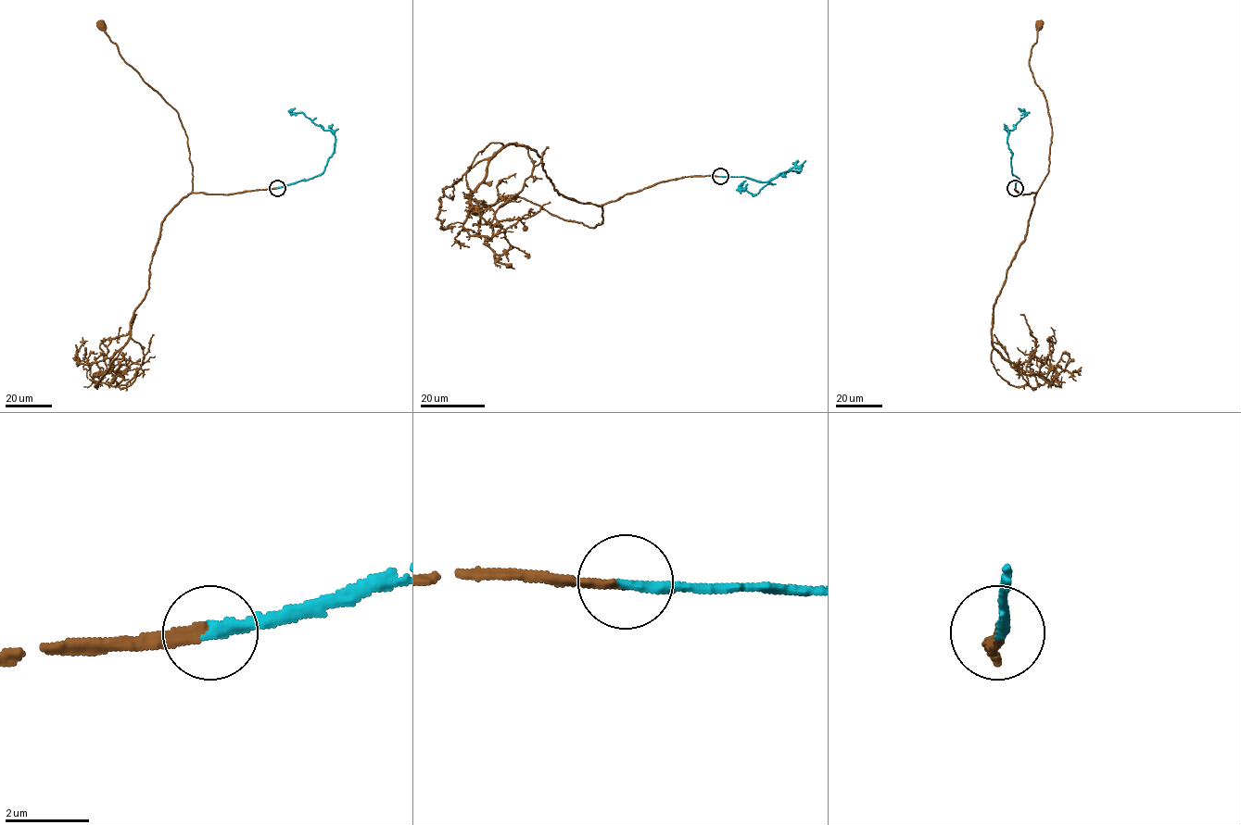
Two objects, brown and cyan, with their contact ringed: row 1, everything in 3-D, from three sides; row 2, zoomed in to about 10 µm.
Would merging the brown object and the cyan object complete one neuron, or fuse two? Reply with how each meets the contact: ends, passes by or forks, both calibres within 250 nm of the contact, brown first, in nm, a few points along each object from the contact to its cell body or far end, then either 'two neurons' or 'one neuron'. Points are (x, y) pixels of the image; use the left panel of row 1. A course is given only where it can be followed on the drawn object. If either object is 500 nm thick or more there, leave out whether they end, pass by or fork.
brown ends | cyan ends | 240/260 nm | brown via (277, 188), (221, 194), (192, 192), (193, 165), (179, 113), (123, 58), (102, 25) | cyan via (277, 188), (316, 177), (323, 170), (333, 152), (335, 135), (302, 113), (290, 112), (295, 108) | one neuron

